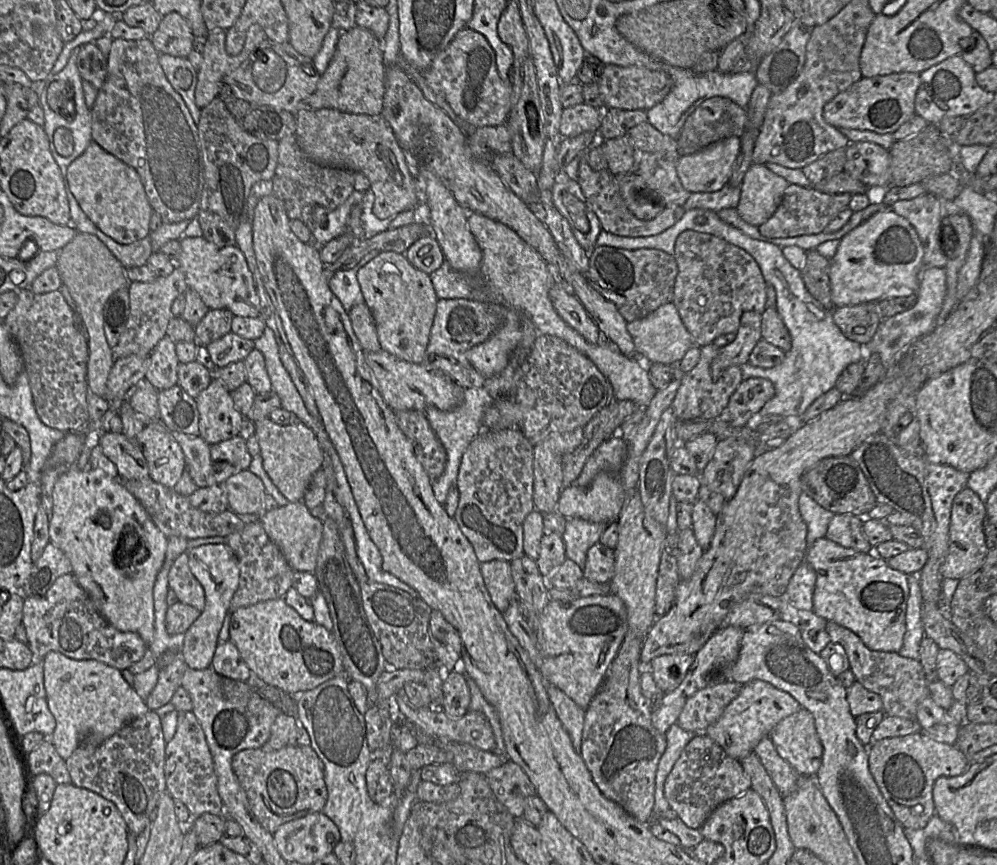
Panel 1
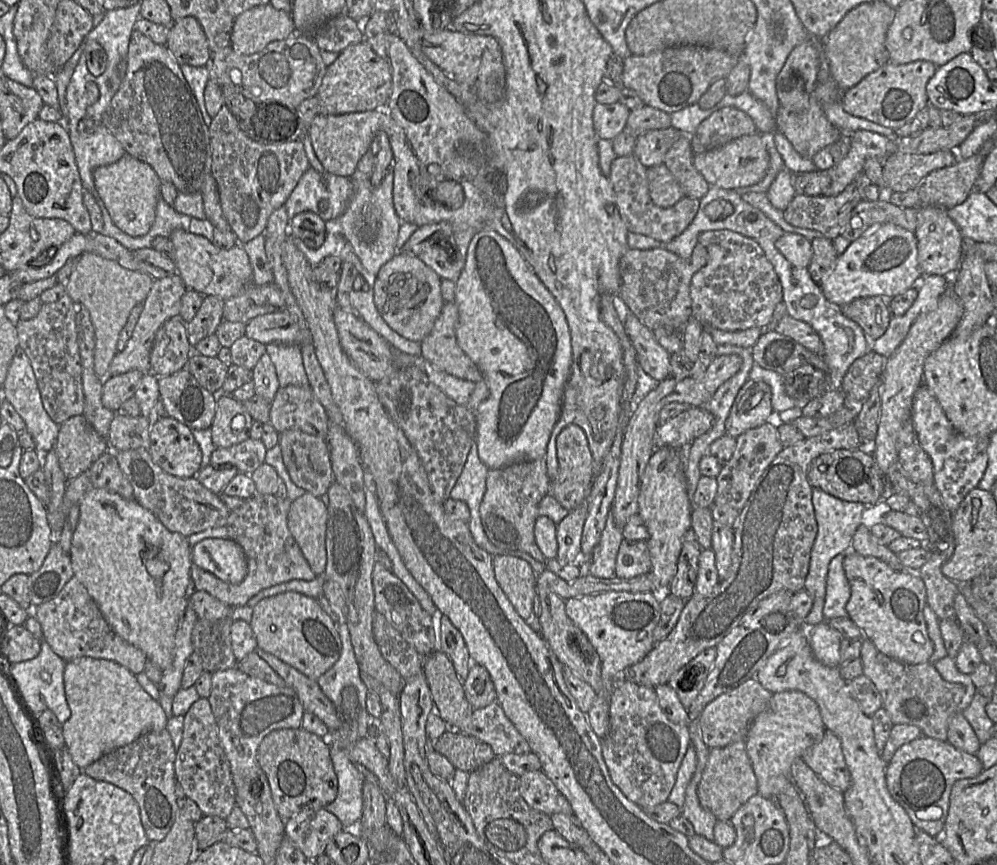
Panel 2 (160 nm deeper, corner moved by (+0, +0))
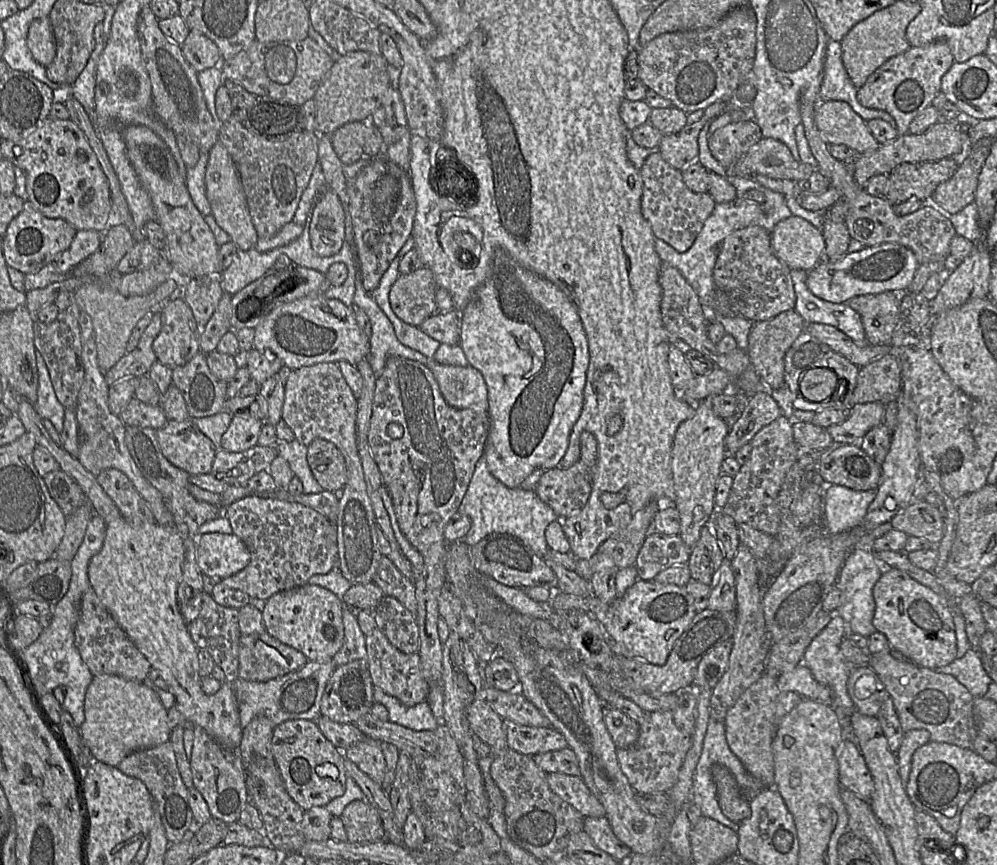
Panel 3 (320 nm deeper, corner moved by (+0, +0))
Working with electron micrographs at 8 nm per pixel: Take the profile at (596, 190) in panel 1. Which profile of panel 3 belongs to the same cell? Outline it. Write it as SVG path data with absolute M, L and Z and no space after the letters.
M658 151L647 157L639 171L643 182L641 212L650 224L655 238L666 242L680 253L686 252L694 243L716 202L708 192L691 191L685 185L681 171L669 165Z

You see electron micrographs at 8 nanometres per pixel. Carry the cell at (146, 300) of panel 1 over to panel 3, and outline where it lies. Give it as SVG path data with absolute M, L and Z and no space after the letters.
M158 309L153 314L151 322L144 330L135 349L126 353L113 367L104 373L109 386L125 378L148 374L151 366L157 361L152 344L160 332L161 324L161 312Z

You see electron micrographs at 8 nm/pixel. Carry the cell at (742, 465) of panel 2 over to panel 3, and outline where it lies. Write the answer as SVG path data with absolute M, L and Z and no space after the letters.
M781 415L759 430L749 444L751 445L749 459L741 465L739 472L733 477L727 502L721 510L736 524L748 524L760 532L775 536L781 523L776 499L802 453L802 449L794 439L793 420Z

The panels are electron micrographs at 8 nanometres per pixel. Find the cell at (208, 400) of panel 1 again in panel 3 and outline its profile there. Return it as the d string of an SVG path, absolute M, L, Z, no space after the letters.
M247 413L233 414L229 427L221 437L222 449L242 452L257 445L263 423Z

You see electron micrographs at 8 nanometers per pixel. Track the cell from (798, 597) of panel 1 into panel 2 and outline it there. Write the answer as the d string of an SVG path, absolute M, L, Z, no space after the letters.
M846 552L838 554L829 564L823 606L825 620L847 617L846 604L851 589L843 568L845 554Z

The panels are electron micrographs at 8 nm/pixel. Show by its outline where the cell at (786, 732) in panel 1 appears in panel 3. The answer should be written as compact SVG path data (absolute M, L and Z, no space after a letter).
M844 739L836 749L835 756L841 788L863 800L870 800L874 792L874 782L856 743Z

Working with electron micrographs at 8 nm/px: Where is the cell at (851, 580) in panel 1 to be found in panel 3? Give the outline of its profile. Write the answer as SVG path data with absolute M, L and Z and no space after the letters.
M884 568L884 571L872 590L875 601L875 612L872 624L876 631L883 634L891 648L901 653L908 661L917 666L936 669L946 666L957 658L955 625L951 603L944 596L939 596L930 588L912 579L905 572L895 568Z

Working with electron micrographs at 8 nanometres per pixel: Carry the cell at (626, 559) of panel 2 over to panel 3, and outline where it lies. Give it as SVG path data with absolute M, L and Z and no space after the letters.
M650 533L645 537L634 564L638 579L653 580L665 569L687 565L691 551L679 535Z

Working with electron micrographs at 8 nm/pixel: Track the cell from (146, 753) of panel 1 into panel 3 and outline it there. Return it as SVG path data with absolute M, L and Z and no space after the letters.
M170 740L151 748L141 749L126 756L117 767L126 775L144 782L150 791L170 843L180 842L193 828L193 813L189 805L189 789L184 784L177 767L176 756Z

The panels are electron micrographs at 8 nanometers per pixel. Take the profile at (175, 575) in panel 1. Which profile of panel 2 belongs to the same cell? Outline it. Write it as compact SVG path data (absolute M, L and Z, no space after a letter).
M254 495L244 499L244 503L231 510L227 519L228 538L243 549L247 559L247 574L238 584L226 583L213 574L192 564L190 579L195 591L205 591L229 605L244 606L258 592L291 580L311 581L317 578L303 556L297 542L287 526L287 516L291 501L274 495Z

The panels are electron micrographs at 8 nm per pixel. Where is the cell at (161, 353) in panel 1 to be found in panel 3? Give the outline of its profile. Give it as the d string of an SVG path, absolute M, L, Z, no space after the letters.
M181 295L168 299L160 307L161 329L152 348L157 361L176 368L200 352L200 330L191 308Z

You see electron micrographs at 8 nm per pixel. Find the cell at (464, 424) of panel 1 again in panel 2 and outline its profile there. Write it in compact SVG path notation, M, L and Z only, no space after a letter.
M423 362L429 380L443 391L449 398L457 404L467 405L471 393L475 389L475 382L457 378L444 371L436 369L431 364Z

